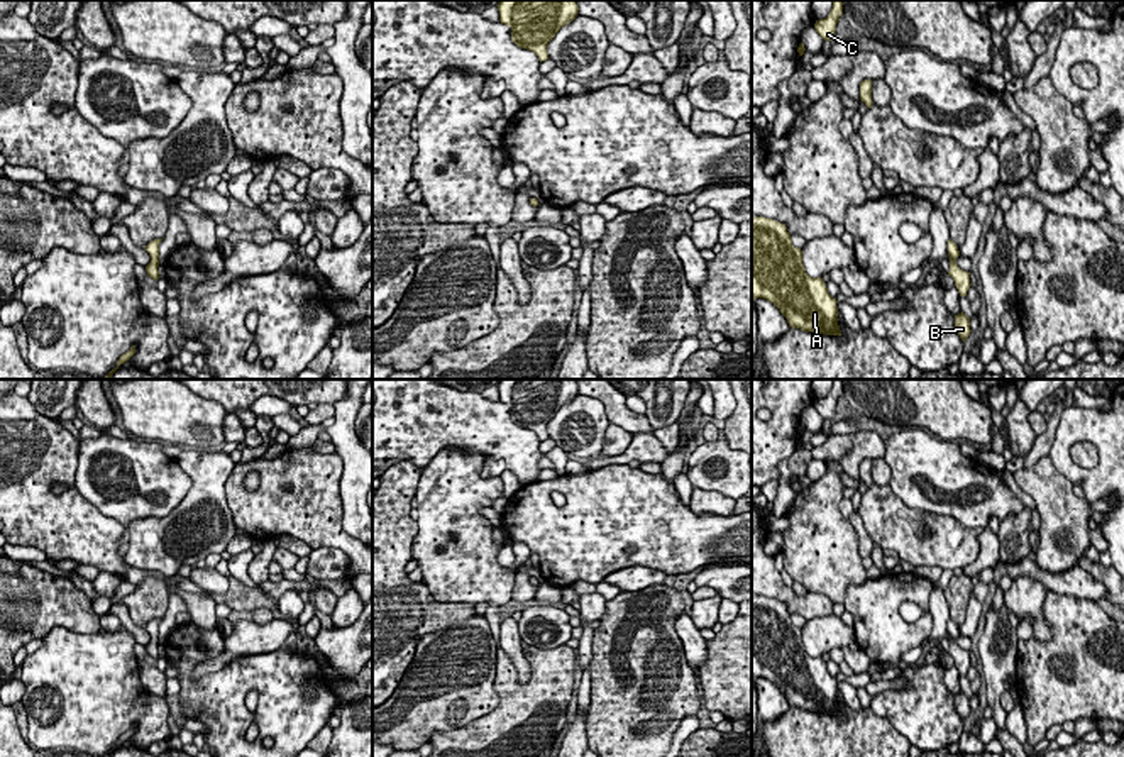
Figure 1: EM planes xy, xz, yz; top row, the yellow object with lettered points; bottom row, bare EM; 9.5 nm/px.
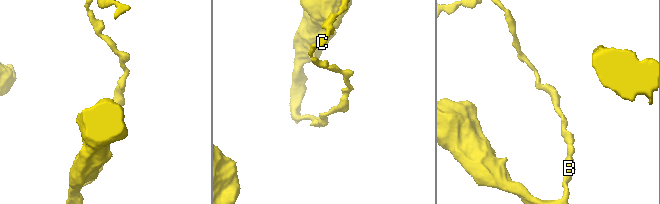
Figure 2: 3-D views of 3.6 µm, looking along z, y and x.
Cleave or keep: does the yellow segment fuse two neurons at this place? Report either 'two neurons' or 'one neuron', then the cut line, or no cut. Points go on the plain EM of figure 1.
two neurons | xy (151, 639), (158, 644)

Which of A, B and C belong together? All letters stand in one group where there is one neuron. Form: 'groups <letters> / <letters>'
groups A B / C

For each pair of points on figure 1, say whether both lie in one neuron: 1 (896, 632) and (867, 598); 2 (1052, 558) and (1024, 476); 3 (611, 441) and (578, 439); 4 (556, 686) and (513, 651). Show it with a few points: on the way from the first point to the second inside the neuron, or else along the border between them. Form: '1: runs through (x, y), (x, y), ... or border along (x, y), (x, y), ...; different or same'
1: runs through (887, 624), (874, 607); same
2: runs through (1052, 537), (1052, 503), (1045, 497); same
3: border along (610, 424), (600, 453); different
4: border along (501, 647), (515, 668), (517, 679), (523, 685); different

